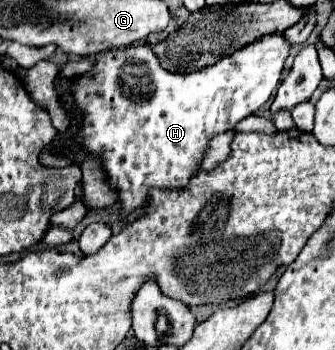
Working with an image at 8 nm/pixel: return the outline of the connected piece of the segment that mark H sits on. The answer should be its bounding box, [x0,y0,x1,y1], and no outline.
[64,32,290,214]

